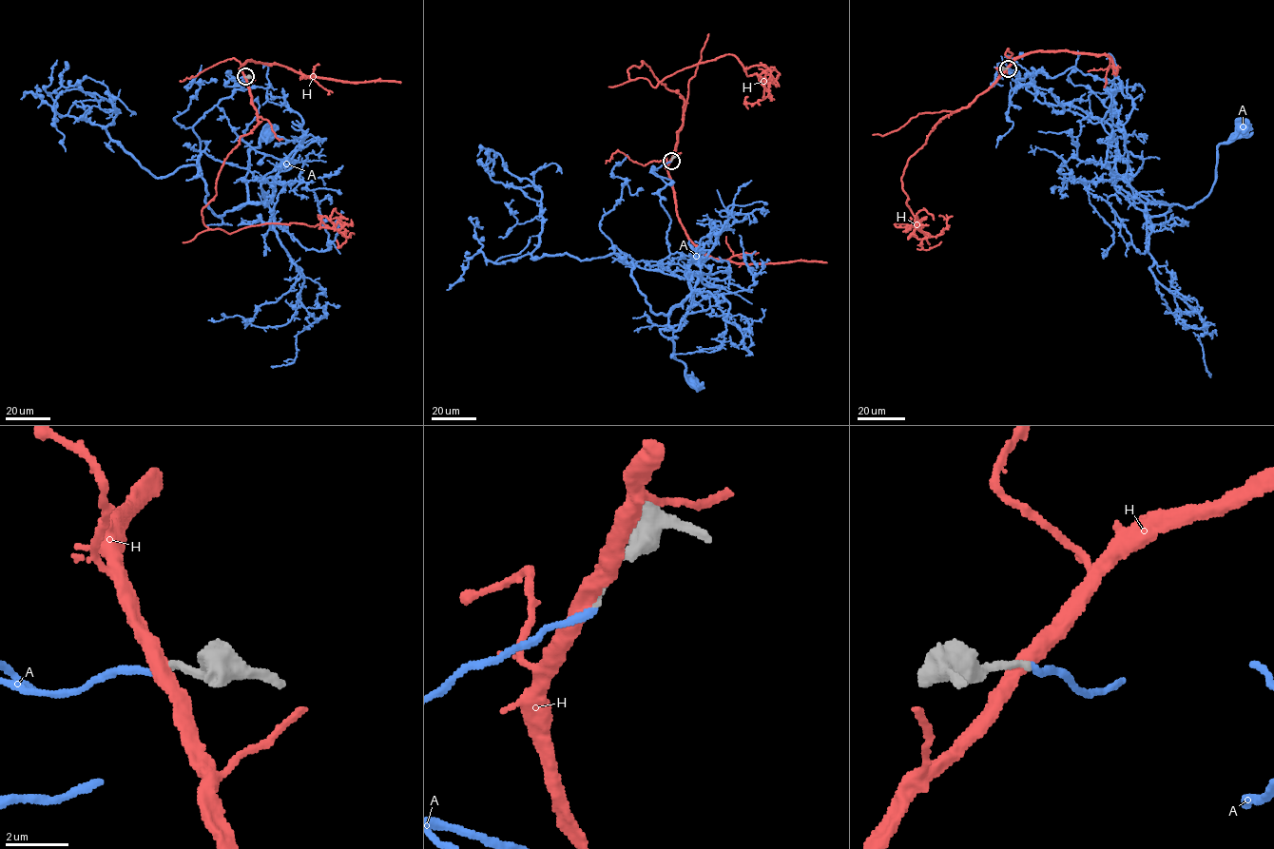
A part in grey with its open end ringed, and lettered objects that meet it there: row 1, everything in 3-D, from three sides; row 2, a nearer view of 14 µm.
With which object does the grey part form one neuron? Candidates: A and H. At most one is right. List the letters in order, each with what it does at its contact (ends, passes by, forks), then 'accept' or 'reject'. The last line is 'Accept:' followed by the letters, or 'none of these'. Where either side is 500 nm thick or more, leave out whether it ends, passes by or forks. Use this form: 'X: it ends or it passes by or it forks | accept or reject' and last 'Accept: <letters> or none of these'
A: it ends | accept
H: it passes by | reject
Accept: A

